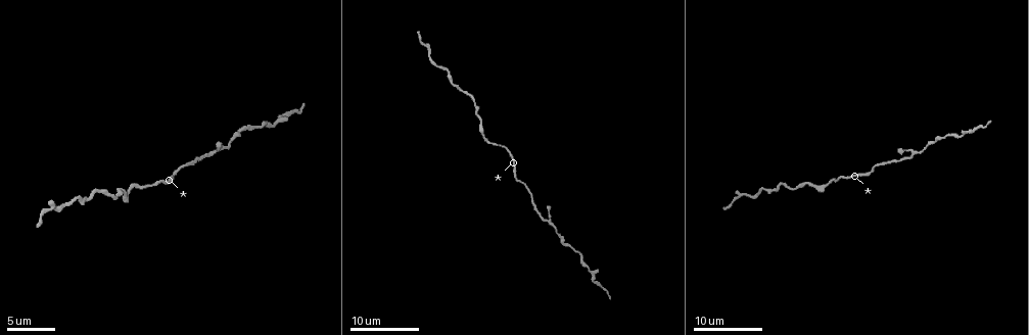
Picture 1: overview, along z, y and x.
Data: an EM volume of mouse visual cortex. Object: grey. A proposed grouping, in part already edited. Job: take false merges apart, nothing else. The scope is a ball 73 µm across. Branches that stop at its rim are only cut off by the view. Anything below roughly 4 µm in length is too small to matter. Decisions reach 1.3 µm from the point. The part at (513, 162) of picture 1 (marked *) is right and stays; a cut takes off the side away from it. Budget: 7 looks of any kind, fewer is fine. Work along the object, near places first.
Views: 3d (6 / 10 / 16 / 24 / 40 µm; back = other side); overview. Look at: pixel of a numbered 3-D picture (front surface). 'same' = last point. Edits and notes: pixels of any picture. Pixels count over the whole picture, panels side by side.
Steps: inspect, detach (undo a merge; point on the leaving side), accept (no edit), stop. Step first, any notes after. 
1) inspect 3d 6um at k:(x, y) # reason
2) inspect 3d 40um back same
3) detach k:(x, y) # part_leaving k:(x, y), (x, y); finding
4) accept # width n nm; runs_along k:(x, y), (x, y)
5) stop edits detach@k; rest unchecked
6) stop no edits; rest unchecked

inspect 3d 16um at 1:(174, 175) # calibre changes

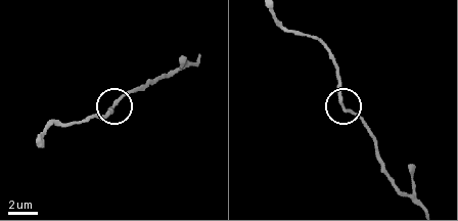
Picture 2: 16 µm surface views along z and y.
inspect 3d 6um at 2:(115, 105)

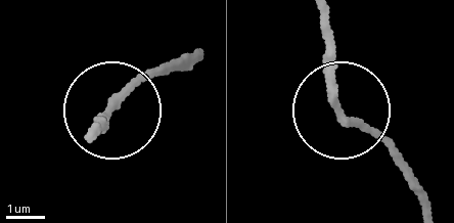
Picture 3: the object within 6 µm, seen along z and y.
accept # width 240 nm; runs_along 3:(91, 130), (186, 55); continuous, no second neuron

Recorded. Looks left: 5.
inspect 3d 24um at 1:(737, 198) # three arms meet

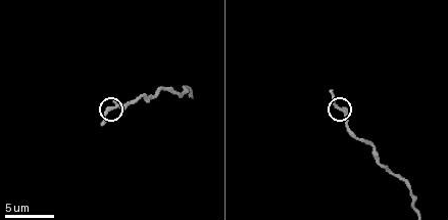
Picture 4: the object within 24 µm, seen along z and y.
inspect 3d 6um at 4:(110, 110)

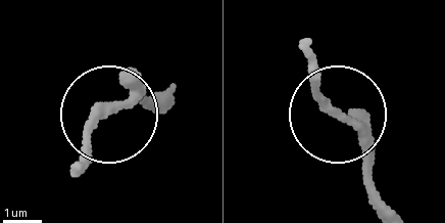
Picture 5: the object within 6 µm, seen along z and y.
inspect 3d 6um back at 5:(339, 114)

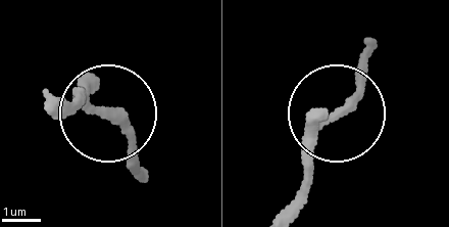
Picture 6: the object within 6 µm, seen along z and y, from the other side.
accept # arms 3; all the same neuron

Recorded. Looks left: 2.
inspect 3d 16um at 1:(275, 123) # side arm on a straight run

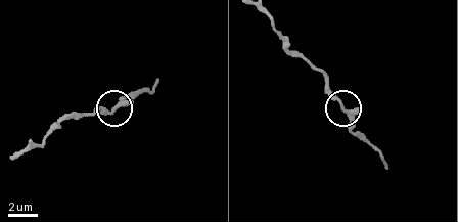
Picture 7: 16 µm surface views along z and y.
inspect 3d 10um at 7:(344, 107)

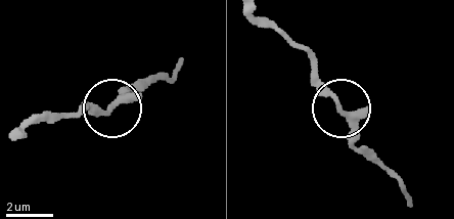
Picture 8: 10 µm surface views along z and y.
accept # width 210 nm; one neuron here

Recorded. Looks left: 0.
stop no edits; rest unchecked

